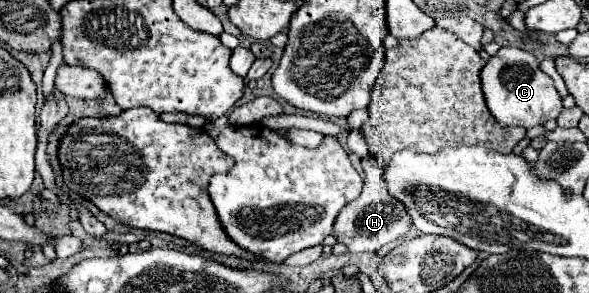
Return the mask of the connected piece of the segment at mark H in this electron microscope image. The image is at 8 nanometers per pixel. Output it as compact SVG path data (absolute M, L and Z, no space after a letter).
M374 156L362 158L364 168L364 190L354 204L348 204L348 208L342 208L338 214L338 220L334 222L334 236L336 242L344 244L348 252L366 252L366 250L380 250L382 246L390 244L392 240L398 240L406 236L410 228L410 216L406 216L404 206L394 200L386 192L386 180L382 180L382 168L374 160Z

